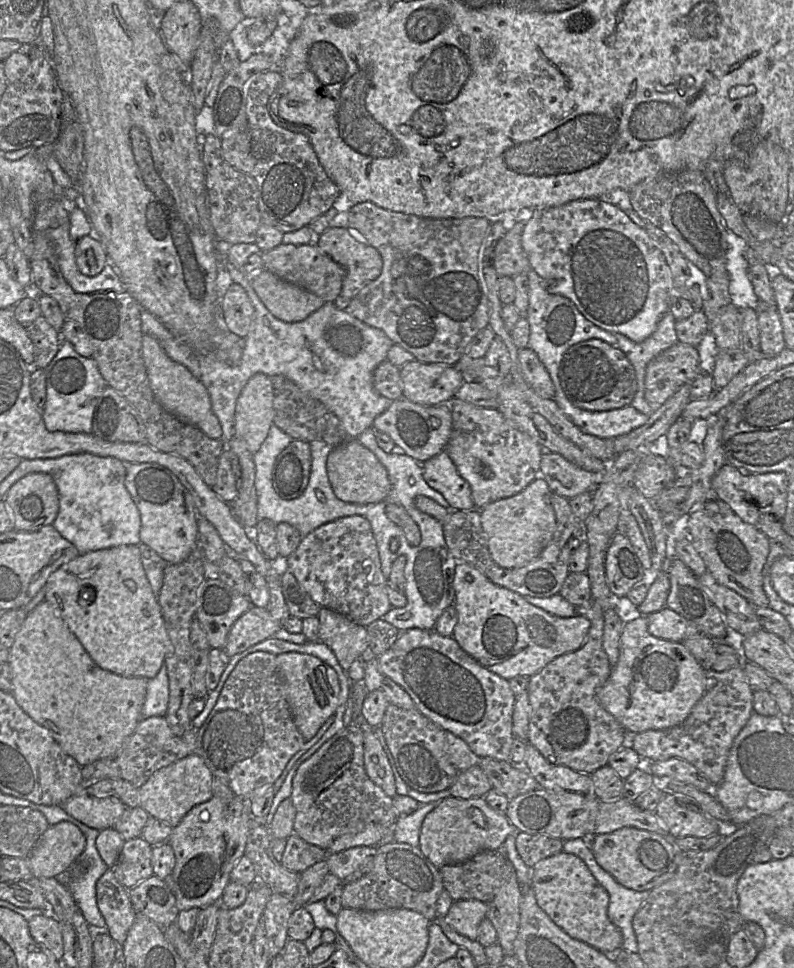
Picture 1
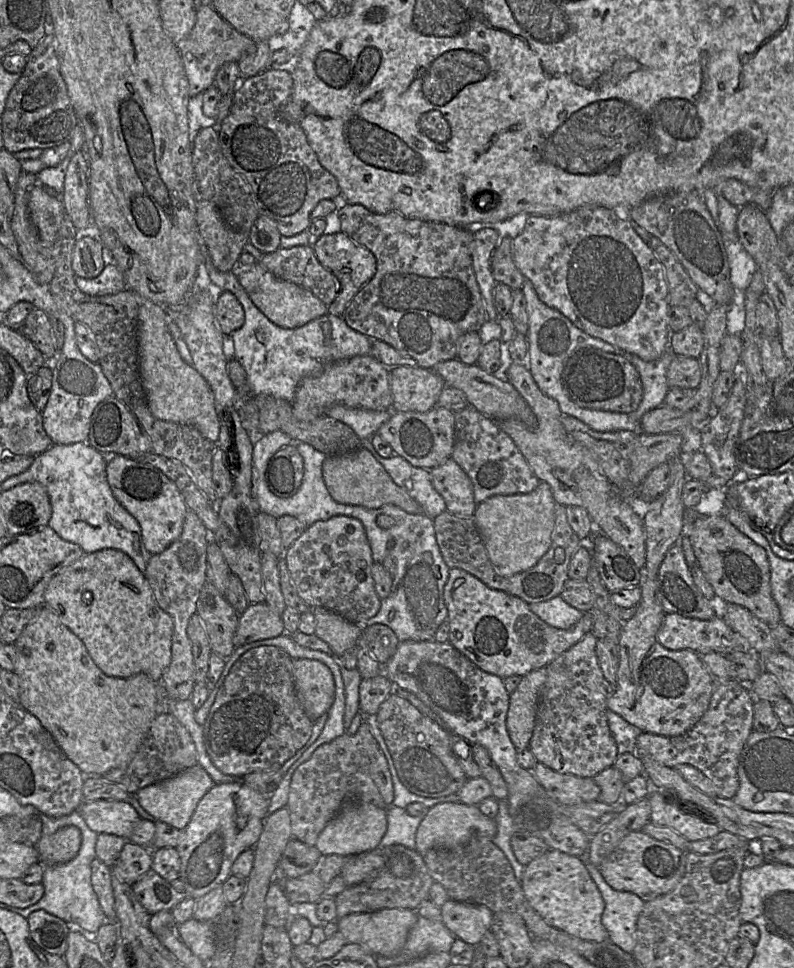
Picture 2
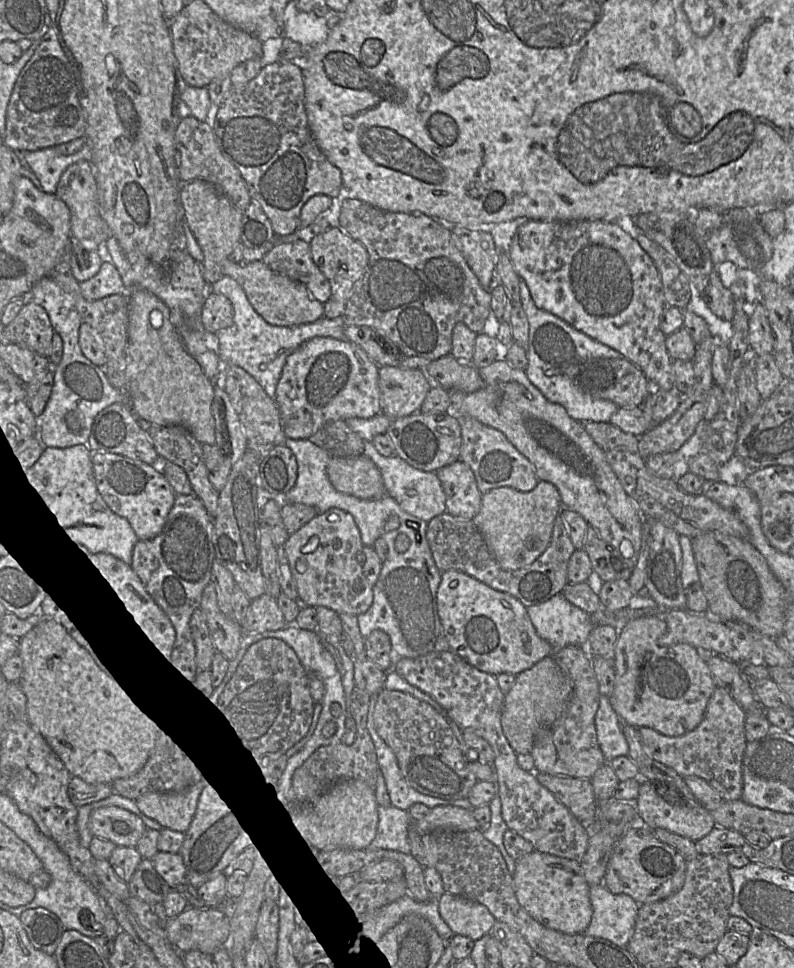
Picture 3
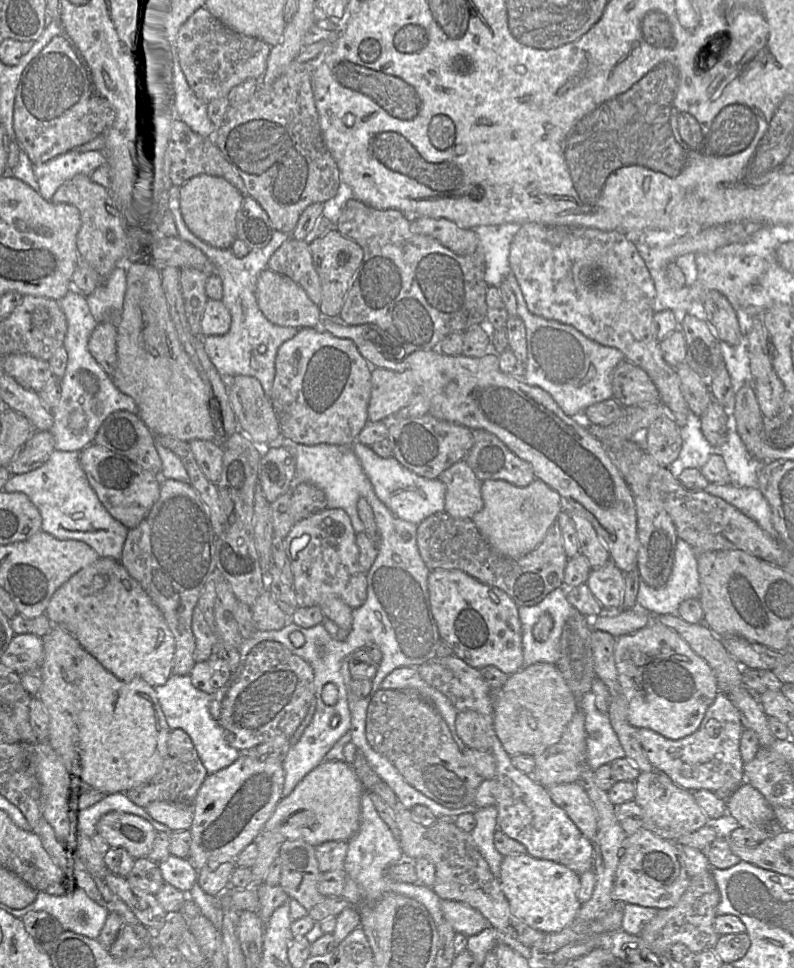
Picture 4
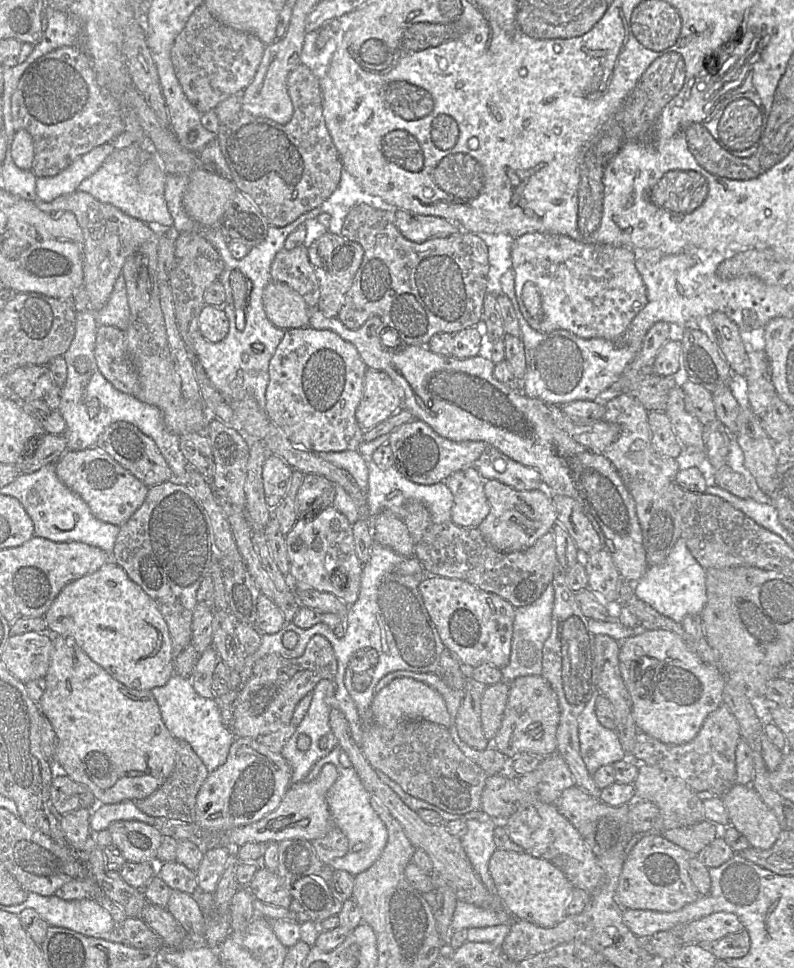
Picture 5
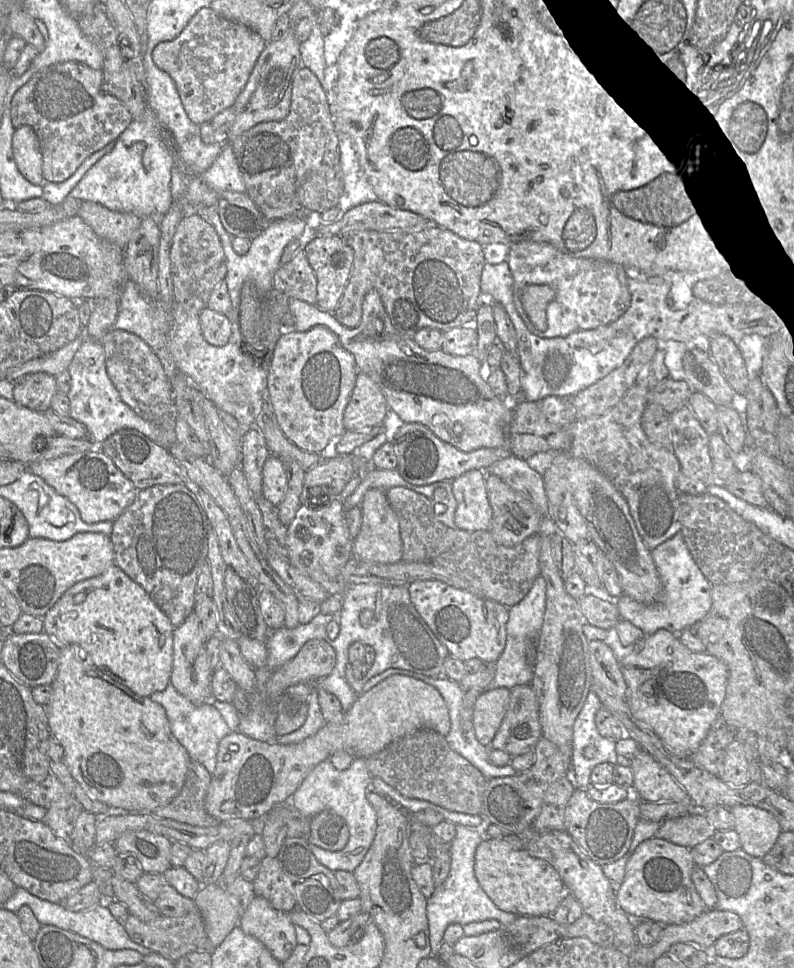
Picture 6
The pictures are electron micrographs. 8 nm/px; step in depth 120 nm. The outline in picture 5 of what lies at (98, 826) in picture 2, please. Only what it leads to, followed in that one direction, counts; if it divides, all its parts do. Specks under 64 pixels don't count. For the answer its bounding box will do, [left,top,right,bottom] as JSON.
[108,821,163,863]

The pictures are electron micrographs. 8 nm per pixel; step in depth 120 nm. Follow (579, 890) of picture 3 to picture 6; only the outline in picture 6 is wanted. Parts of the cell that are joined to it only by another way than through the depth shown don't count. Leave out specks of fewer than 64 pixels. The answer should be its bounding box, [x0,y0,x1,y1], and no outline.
[474,837,566,916]

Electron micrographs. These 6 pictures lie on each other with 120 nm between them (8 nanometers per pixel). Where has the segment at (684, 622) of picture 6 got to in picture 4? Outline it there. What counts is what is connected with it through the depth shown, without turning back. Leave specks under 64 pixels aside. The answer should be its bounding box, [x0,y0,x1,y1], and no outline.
[636,538,701,615]

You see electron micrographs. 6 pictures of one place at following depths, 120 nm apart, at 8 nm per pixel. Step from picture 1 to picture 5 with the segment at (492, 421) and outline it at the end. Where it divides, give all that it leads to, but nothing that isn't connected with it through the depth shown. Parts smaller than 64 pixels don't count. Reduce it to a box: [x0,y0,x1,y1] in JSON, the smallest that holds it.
[473,445,545,491]

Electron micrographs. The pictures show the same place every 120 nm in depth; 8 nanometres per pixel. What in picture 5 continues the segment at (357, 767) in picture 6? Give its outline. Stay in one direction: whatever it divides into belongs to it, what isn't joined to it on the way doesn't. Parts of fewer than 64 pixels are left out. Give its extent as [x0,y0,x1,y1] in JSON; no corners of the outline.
[305,745,388,876]

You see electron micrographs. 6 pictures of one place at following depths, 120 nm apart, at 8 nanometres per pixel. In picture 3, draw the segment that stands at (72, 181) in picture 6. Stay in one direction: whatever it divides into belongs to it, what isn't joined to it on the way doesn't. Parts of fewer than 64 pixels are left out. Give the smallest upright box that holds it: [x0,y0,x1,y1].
[21,144,91,194]

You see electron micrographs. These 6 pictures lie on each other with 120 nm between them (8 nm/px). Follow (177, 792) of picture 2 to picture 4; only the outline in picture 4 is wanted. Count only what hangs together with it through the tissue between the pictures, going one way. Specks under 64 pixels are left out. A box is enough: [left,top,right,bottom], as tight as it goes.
[146,801,193,832]

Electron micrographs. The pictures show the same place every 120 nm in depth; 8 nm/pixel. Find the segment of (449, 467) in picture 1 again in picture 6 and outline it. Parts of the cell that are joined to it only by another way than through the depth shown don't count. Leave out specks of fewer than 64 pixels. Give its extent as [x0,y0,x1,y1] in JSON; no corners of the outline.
[451,470,492,531]

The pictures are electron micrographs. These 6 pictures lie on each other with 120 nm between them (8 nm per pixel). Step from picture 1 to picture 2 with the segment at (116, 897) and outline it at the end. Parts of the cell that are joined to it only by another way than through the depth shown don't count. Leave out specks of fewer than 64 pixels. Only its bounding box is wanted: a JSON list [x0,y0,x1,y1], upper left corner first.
[91,859,116,922]

